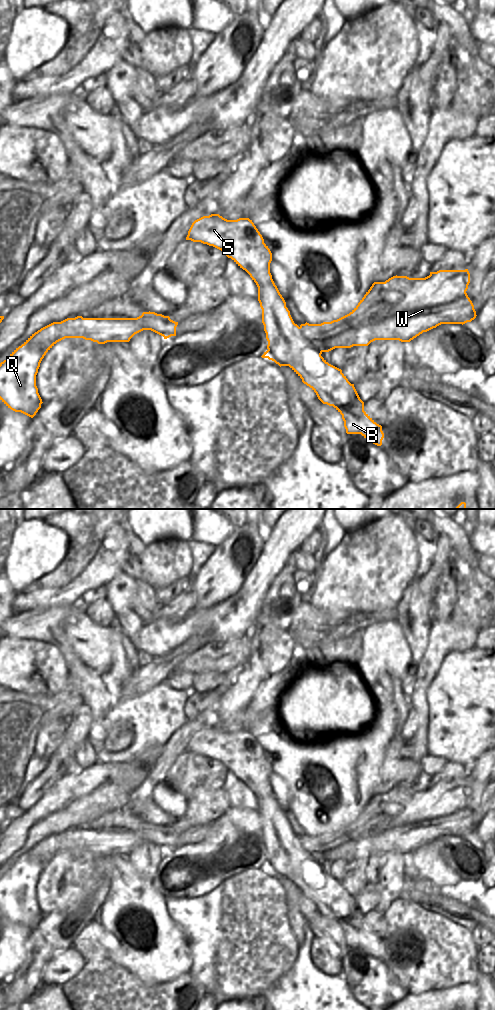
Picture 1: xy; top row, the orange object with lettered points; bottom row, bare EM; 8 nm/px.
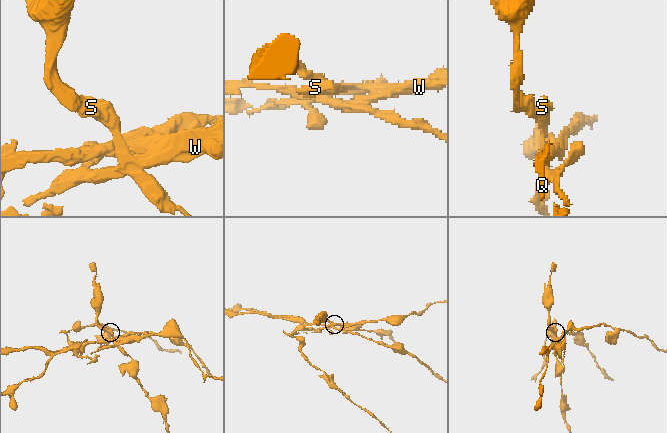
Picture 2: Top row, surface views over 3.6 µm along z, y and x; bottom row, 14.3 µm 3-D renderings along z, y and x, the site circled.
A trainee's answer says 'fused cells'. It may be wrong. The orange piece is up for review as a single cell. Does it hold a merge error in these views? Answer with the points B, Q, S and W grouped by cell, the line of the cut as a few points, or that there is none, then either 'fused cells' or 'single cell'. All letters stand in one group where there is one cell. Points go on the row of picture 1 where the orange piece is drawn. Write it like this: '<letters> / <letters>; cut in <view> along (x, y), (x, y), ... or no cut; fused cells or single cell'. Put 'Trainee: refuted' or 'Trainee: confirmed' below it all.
B S / Q W; cut in xy along (298, 327), (307, 339), (306, 346), (322, 351); fused cells
Trainee: confirmed

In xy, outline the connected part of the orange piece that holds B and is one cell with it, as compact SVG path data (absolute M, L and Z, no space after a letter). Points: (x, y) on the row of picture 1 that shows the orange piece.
M219 214L203 216L195 220L186 240L201 242L221 250L240 268L245 270L258 287L258 301L262 309L262 323L270 351L269 360L281 366L289 366L317 395L318 399L333 406L341 415L347 434L361 434L369 442L381 446L384 438L382 426L377 424L365 411L354 384L351 384L342 370L329 364L322 356L322 351L307 348L308 339L294 323L286 302L275 285L270 273L272 253L252 220L239 218L227 220Z

